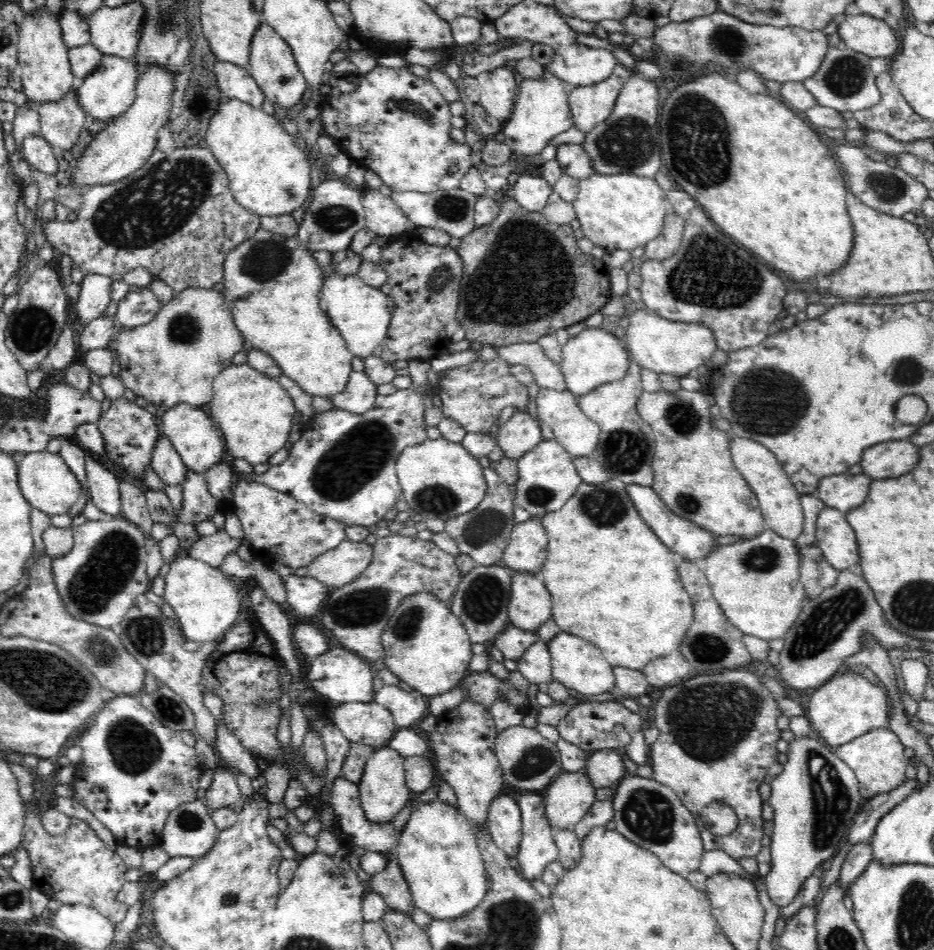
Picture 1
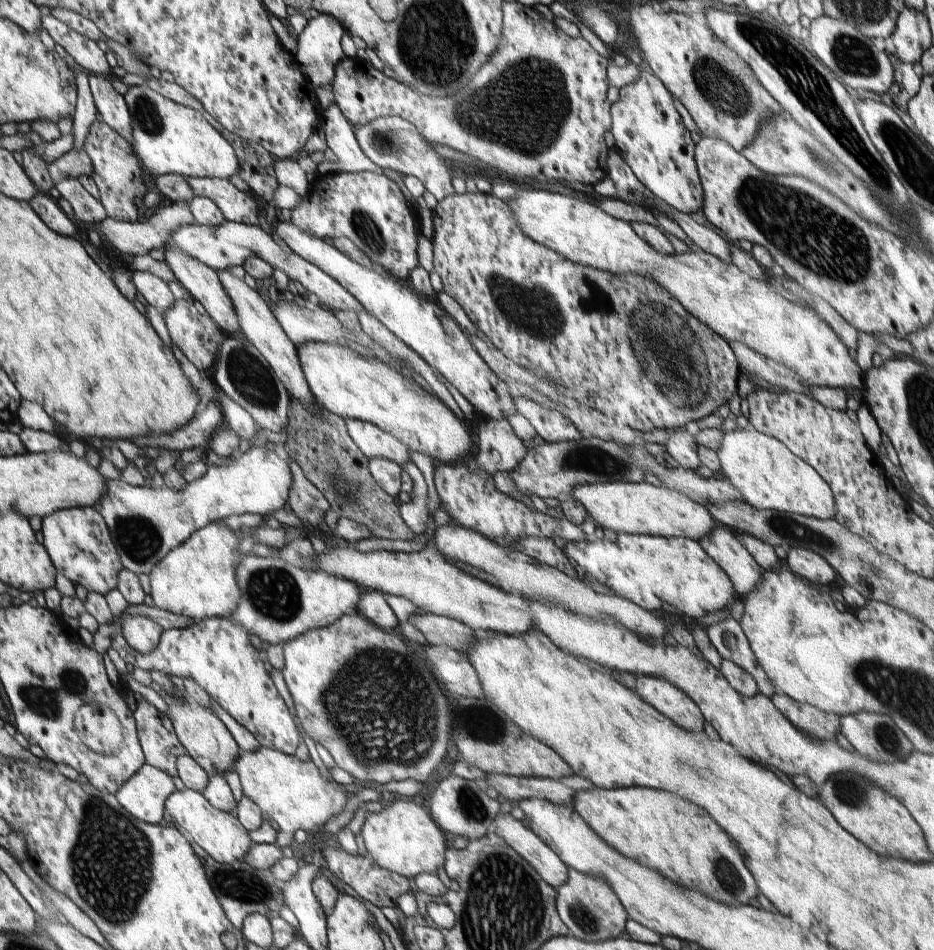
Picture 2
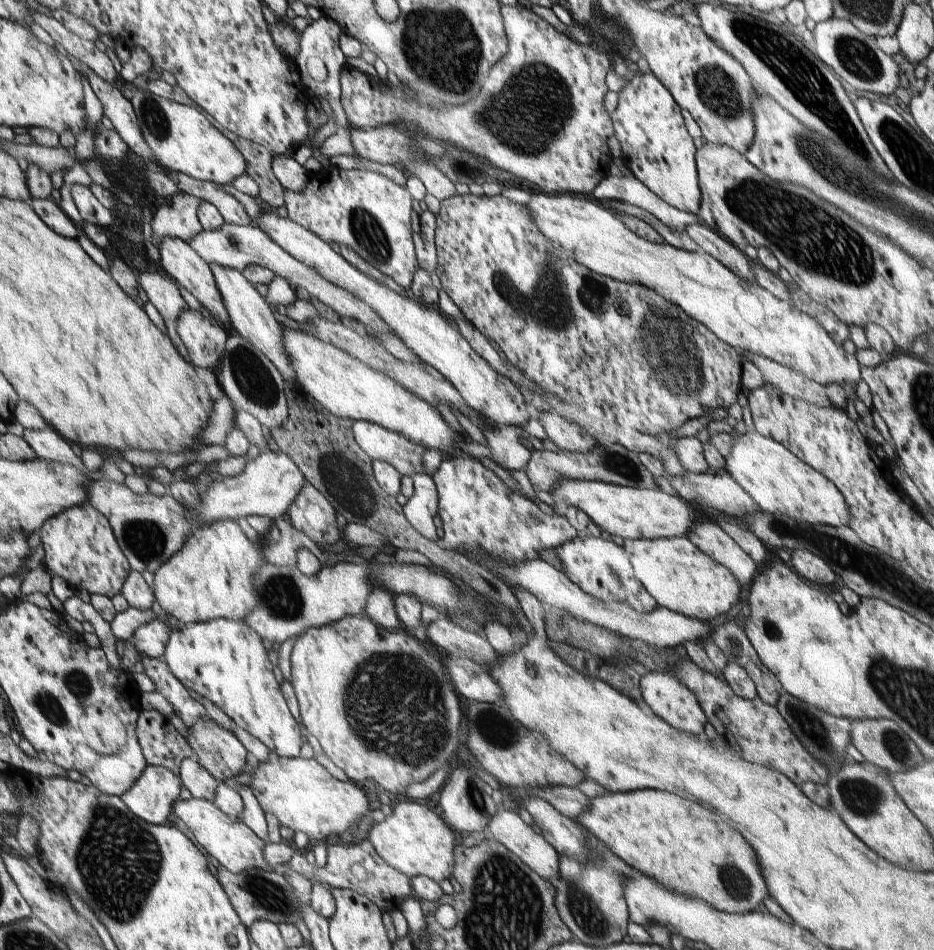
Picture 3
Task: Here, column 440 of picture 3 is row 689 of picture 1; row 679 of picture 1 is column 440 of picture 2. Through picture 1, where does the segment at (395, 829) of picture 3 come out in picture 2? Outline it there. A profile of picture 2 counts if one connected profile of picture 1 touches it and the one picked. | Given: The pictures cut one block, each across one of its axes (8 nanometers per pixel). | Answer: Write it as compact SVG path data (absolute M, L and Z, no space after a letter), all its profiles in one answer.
M397 798L389 806L383 806L379 812L367 814L361 826L361 838L367 854L379 868L401 874L407 880L413 880L419 874L435 874L437 866L443 866L445 862L441 830L425 812L425 808L413 804L411 798Z

